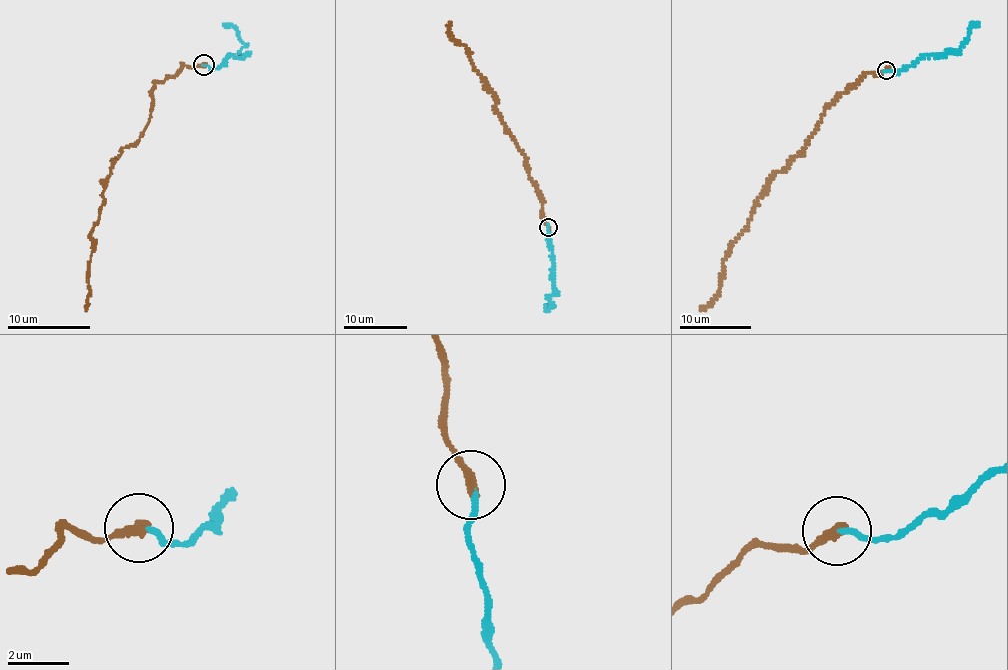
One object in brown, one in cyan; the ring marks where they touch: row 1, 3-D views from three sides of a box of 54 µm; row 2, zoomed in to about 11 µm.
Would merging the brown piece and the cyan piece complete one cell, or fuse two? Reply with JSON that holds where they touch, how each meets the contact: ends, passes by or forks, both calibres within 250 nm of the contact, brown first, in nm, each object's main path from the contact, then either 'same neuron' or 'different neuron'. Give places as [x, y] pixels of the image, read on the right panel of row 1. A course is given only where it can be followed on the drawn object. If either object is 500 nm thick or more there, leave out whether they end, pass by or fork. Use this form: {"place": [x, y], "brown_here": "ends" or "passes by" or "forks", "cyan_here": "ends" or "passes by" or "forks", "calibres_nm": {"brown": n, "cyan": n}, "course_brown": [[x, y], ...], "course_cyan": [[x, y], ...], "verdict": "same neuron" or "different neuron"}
{"place": [886, 70], "brown_here": "ends", "cyan_here": "ends", "calibres_nm": {"brown": 360, "cyan": 170}, "course_brown": [[886, 70], [865, 74], [825, 108], [807, 143], [757, 202], [727, 253], [718, 296], [701, 311]], "course_cyan": [[886, 70], [906, 69], [925, 55], [959, 49], [967, 40], [970, 26], [978, 23]], "verdict": "different neuron"}

